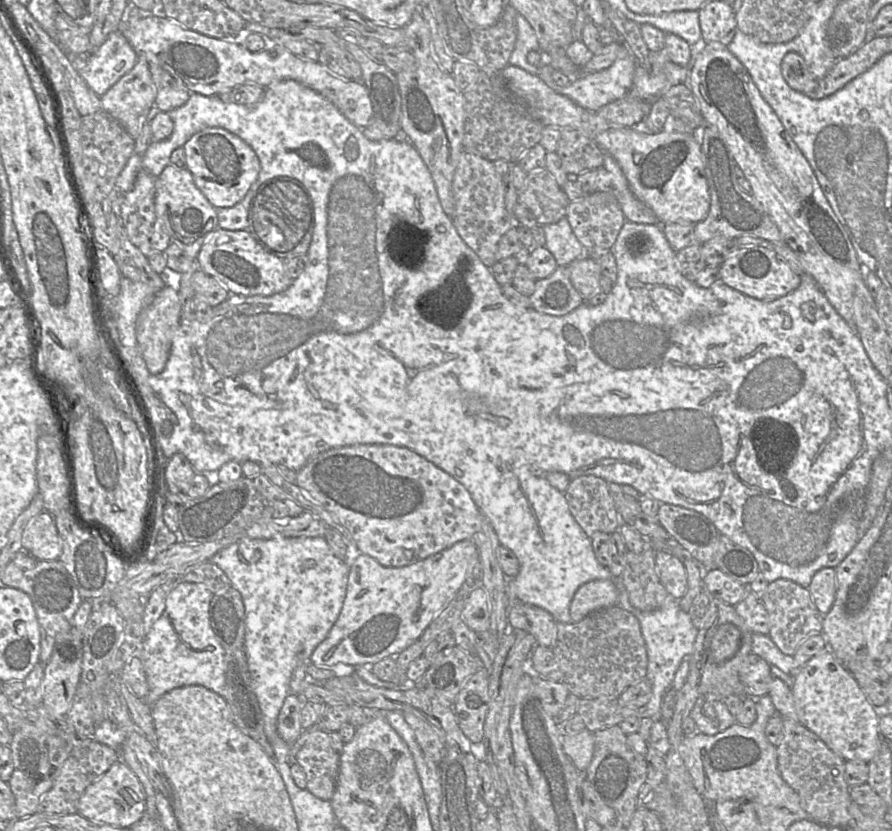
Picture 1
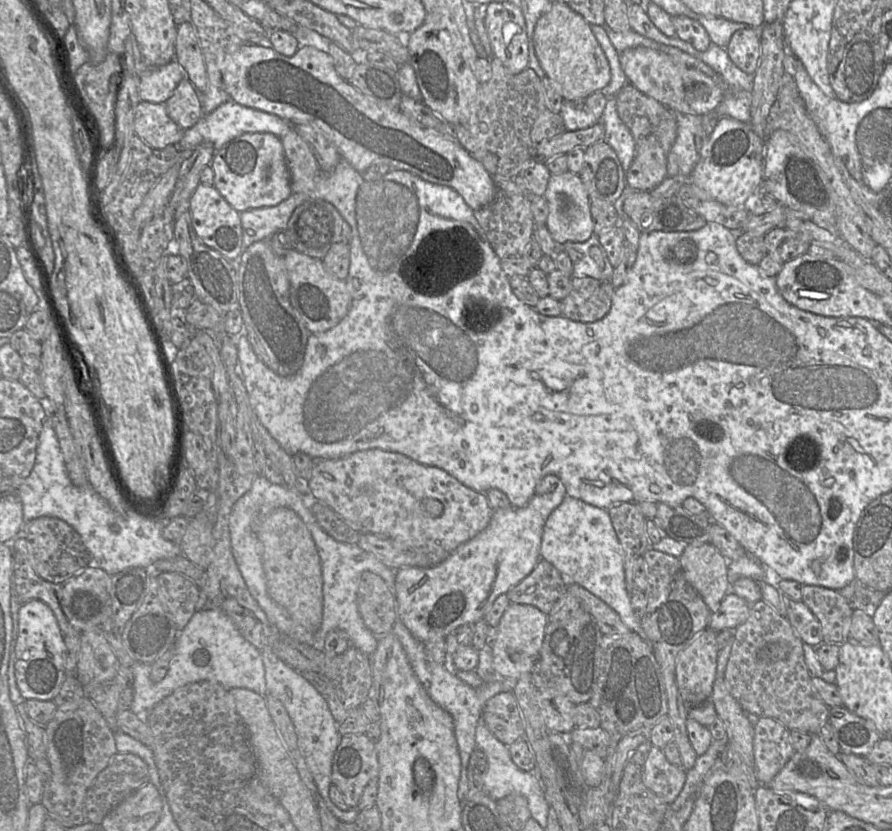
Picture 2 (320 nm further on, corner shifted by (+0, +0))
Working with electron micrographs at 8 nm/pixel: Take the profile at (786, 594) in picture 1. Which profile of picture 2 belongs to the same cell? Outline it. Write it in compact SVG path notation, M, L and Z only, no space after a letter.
M804 585L801 601L820 622L824 643L844 644L848 641L854 607L841 592Z

